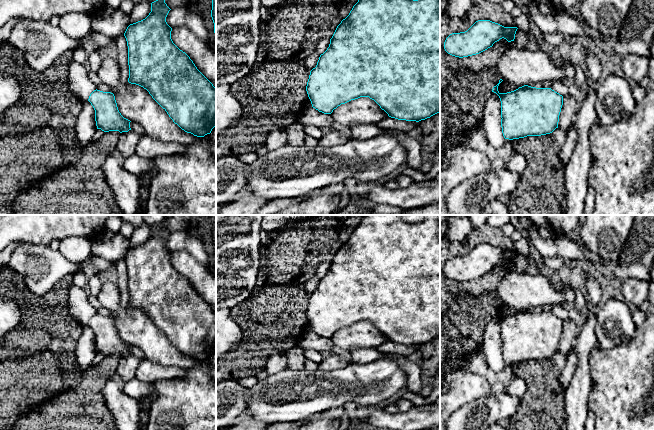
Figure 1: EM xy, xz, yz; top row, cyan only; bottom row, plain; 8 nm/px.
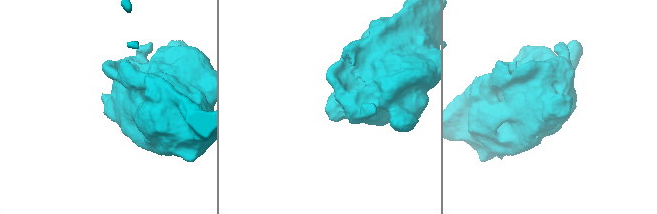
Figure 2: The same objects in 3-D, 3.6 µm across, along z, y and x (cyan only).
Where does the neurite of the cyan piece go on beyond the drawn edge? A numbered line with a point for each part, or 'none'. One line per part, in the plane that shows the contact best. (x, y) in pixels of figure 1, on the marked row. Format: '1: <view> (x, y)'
none

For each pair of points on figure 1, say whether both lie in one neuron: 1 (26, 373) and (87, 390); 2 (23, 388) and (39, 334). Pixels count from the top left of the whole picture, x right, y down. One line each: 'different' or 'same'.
1: different
2: same

